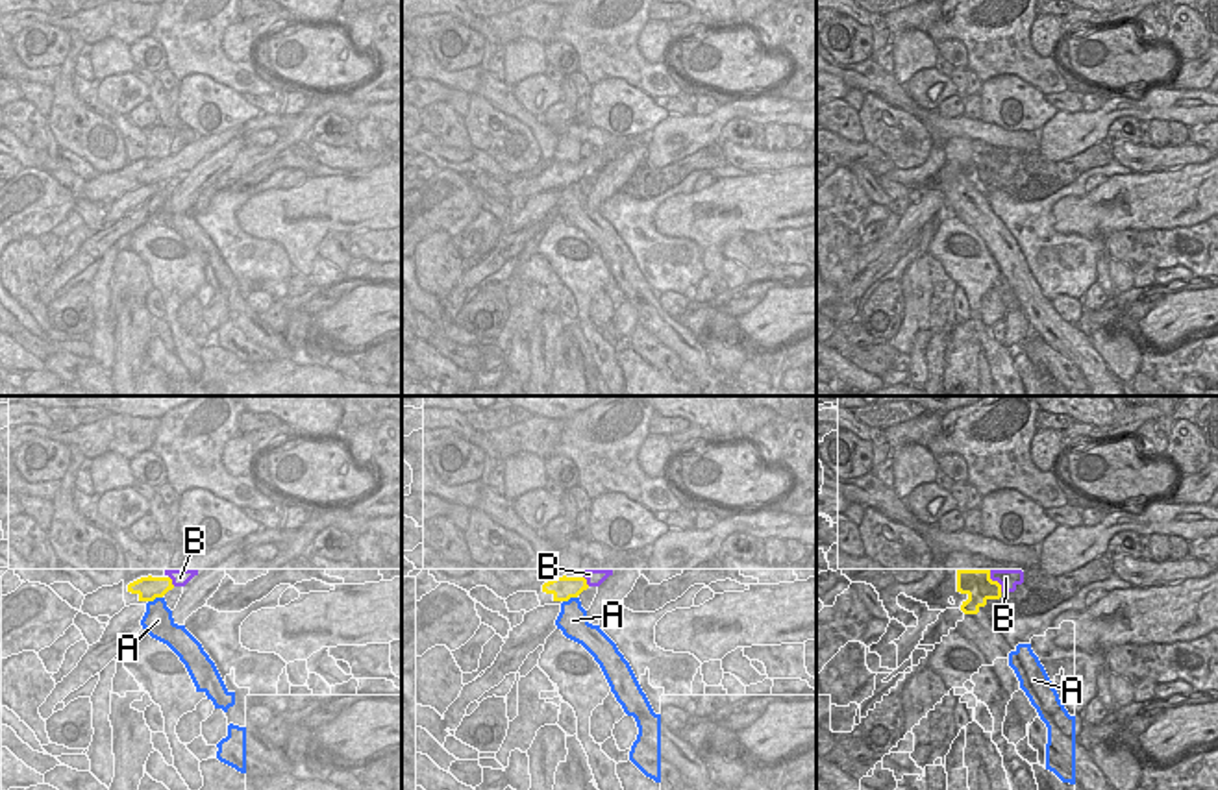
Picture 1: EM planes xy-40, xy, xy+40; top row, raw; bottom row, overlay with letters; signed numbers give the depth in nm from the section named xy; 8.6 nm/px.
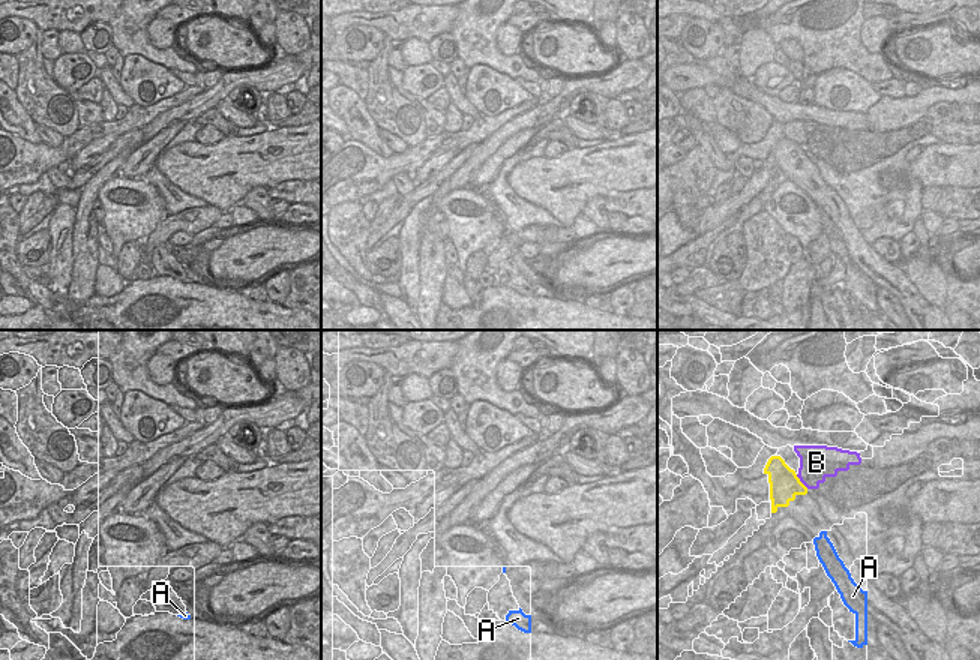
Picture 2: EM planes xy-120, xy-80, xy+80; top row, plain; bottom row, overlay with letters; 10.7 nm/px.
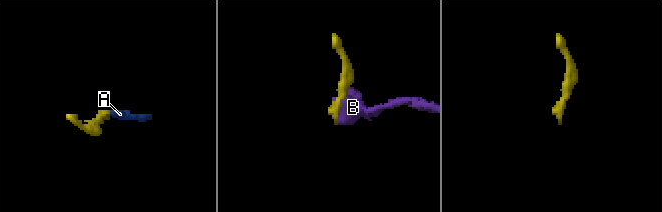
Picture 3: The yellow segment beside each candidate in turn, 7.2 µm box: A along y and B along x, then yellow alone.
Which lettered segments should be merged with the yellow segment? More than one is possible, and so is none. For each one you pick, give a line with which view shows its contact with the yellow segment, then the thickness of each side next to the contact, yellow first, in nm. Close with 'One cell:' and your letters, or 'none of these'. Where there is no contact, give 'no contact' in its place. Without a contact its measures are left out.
A: xy-40 | 200/260 nm
One cell: A

